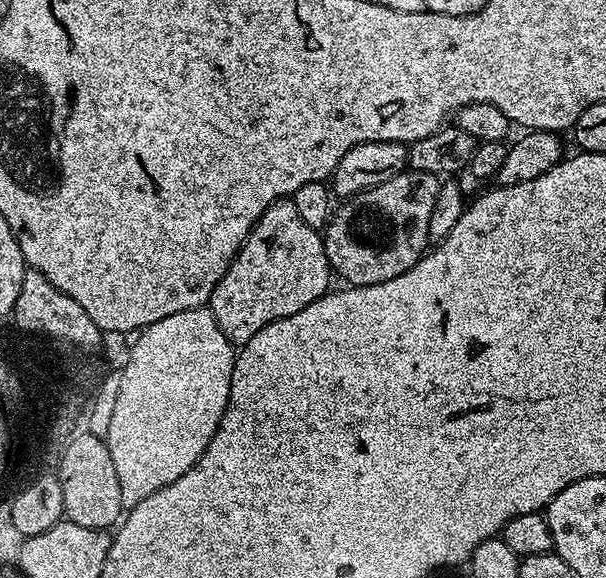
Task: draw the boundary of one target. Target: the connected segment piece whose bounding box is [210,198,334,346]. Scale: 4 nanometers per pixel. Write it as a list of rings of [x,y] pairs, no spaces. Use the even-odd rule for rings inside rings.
[[[292,199],[275,200],[258,218],[232,265],[222,274],[218,286],[214,286],[210,309],[229,342],[243,346],[270,322],[290,318],[322,298],[329,291],[328,279],[333,276],[323,235],[298,218]]]

